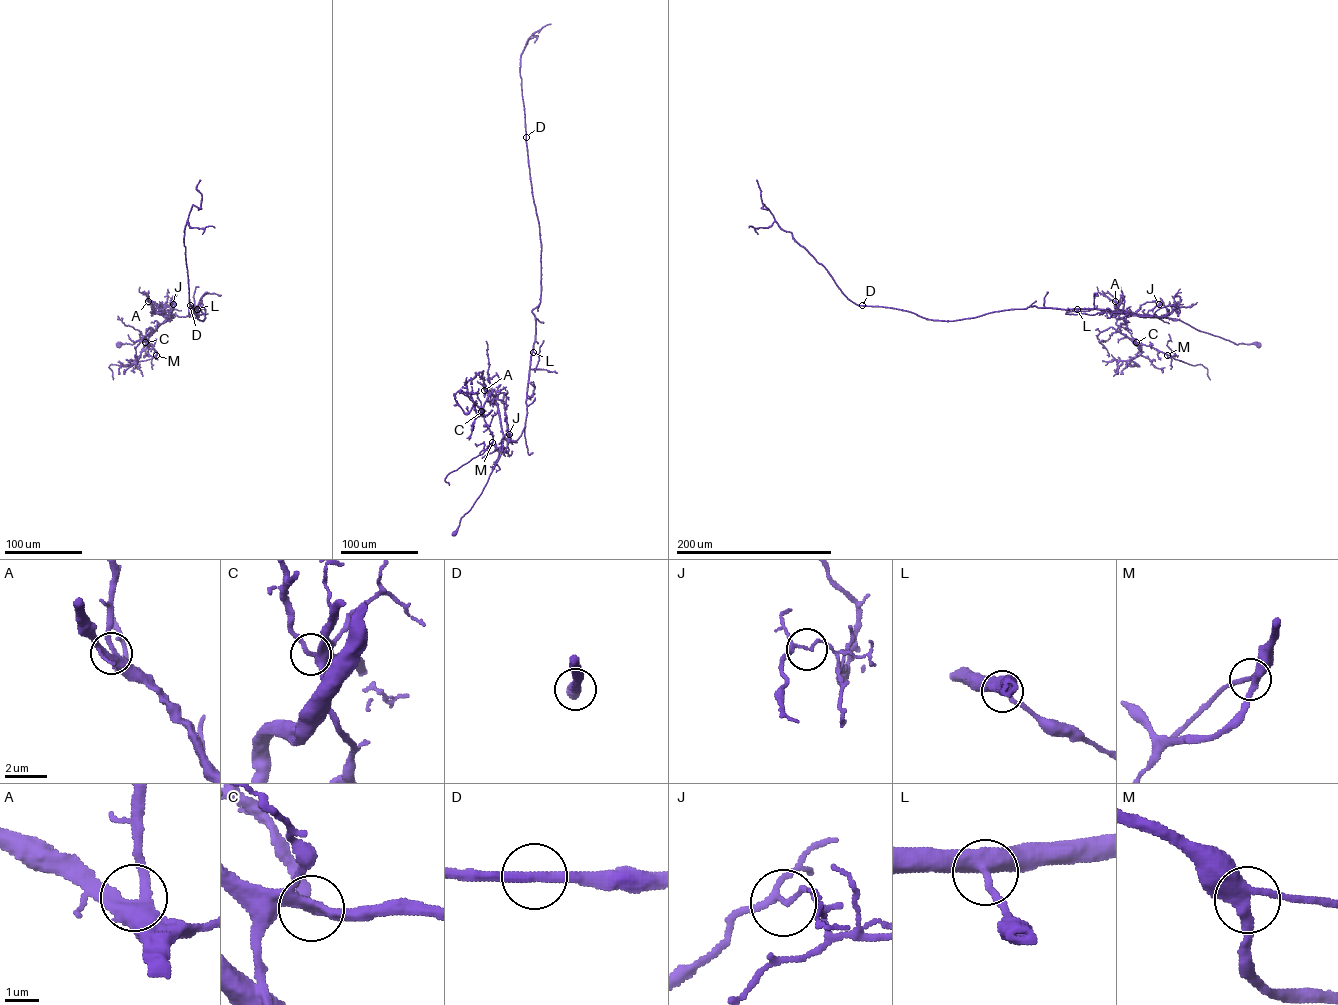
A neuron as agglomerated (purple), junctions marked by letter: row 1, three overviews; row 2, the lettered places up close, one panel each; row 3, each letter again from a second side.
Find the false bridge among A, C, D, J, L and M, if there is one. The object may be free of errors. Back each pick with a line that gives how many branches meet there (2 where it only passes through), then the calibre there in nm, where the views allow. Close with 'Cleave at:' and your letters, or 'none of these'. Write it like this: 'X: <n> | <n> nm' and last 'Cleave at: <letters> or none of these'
J: 3 | 120 nm
Cleave at: J

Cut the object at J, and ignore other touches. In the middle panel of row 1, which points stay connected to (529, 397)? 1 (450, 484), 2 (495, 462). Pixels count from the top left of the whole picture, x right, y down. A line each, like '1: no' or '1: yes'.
1: no
2: yes

